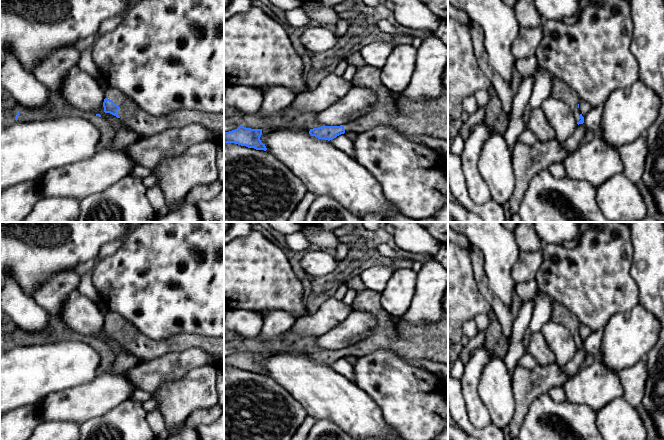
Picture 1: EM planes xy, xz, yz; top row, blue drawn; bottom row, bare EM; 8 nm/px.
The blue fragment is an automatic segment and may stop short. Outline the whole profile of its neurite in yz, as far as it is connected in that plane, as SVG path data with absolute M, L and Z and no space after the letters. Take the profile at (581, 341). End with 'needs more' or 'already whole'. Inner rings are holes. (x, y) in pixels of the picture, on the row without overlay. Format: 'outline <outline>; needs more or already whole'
outline M556 301L553 303L550 321L564 326L571 333L578 349L584 347L584 341L579 333L580 321L573 313Z; needs more

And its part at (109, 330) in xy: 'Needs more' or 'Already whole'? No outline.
Needs more

